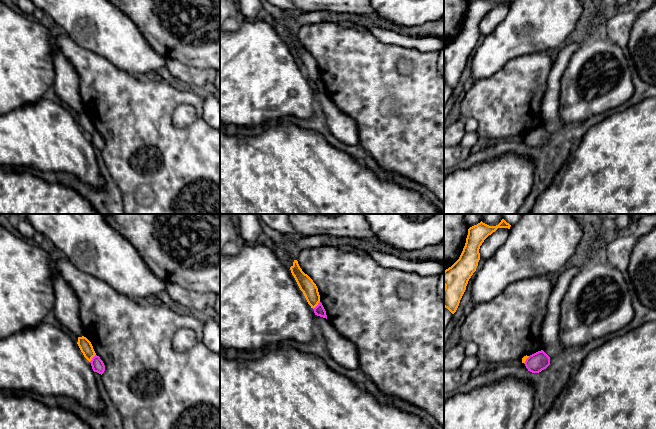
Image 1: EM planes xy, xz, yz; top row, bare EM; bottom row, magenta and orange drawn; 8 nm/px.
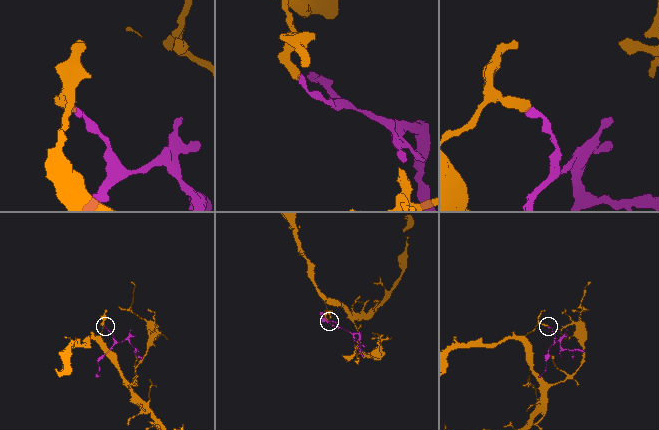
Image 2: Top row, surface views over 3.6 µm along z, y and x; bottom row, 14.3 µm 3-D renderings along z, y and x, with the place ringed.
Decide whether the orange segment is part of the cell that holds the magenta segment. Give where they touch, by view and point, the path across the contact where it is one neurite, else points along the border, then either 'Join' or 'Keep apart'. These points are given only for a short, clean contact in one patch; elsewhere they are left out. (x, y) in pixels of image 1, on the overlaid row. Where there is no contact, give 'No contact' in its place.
Touches magenta at xy (92, 358). Boundary: xy (95, 354), (89, 361). Keep apart

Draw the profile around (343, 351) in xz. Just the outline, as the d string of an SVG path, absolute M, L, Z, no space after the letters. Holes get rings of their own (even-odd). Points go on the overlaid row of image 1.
M316 315L315 319L321 328L326 348L332 359L348 370L359 369L359 357L355 344L343 337L326 318Z

